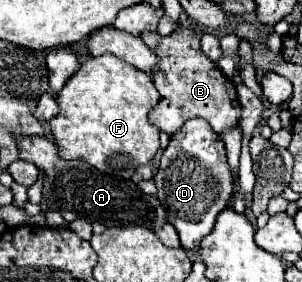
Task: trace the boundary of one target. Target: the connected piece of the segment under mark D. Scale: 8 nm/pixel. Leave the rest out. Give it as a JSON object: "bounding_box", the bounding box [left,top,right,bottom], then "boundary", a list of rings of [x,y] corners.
{"bounding_box":[155,118,235,250],"boundary":[[[203,118],[187,120],[163,150],[159,170],[155,174],[157,198],[167,212],[167,220],[175,226],[183,248],[197,250],[203,236],[213,230],[215,218],[229,206],[235,190],[235,176],[227,164],[223,138]]]}

